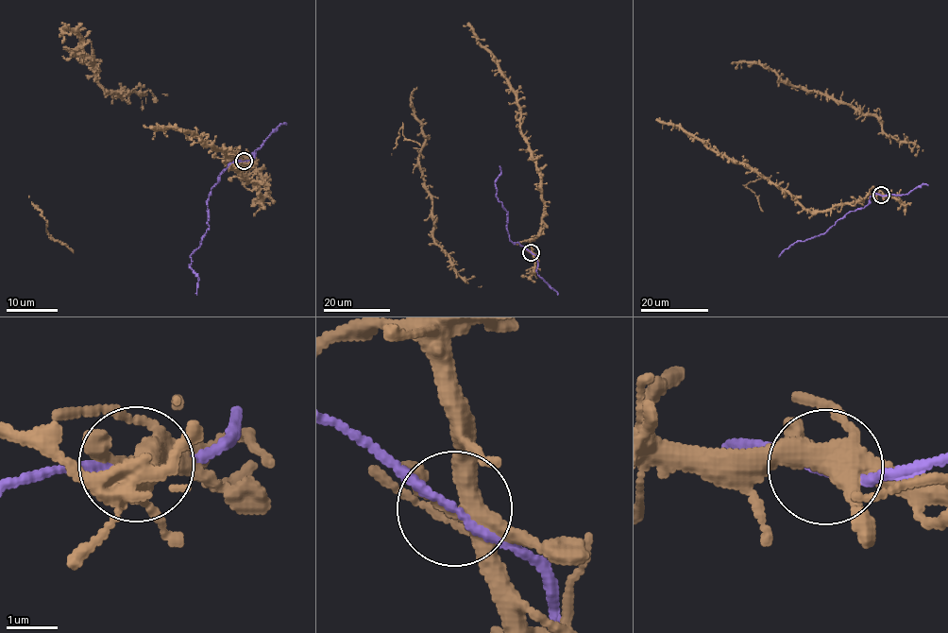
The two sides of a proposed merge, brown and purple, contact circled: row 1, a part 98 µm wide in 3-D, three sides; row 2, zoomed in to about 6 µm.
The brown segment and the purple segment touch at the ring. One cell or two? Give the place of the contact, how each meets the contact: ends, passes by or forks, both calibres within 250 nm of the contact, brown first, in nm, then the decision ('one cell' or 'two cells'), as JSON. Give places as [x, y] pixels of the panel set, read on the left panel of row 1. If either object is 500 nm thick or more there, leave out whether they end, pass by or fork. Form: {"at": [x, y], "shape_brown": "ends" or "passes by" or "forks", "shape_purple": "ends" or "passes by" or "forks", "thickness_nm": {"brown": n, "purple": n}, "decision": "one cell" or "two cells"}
{"at": [244, 161], "shape_brown": "forks", "shape_purple": "passes by", "thickness_nm": {"brown": 320, "purple": 150}, "decision": "one cell"}

